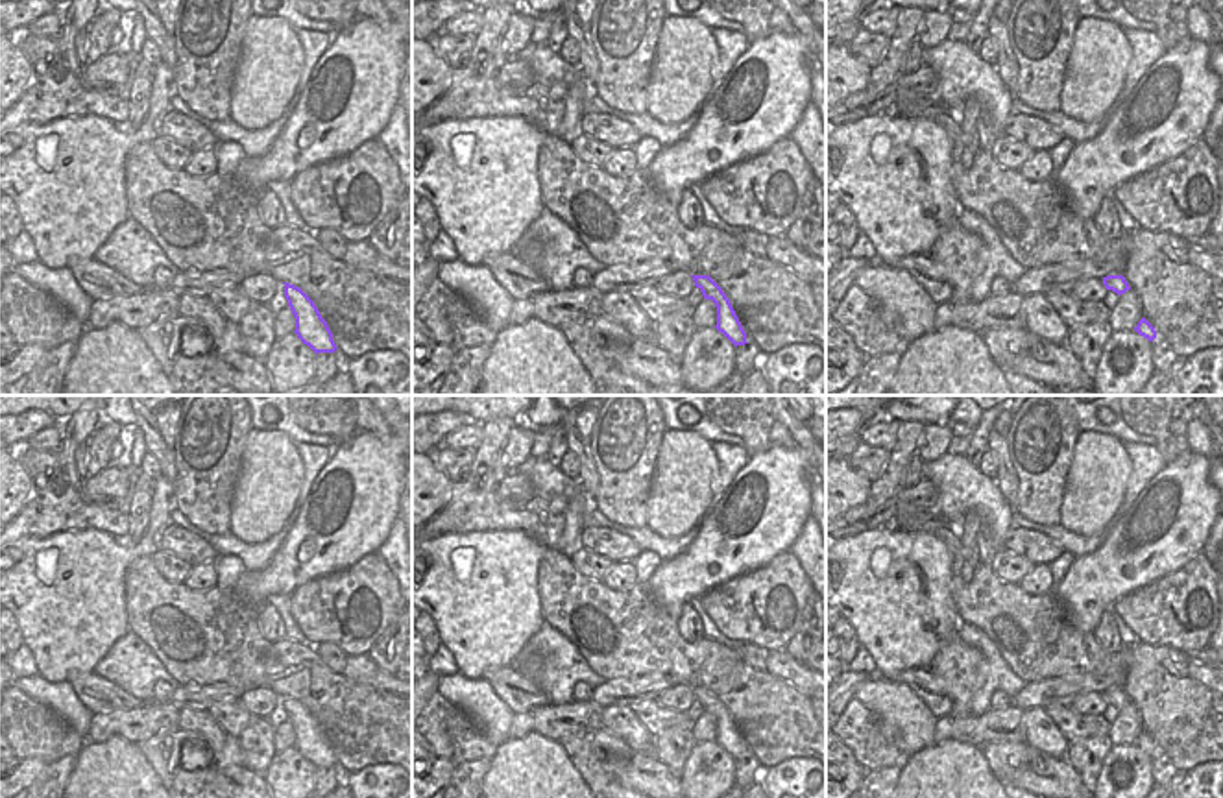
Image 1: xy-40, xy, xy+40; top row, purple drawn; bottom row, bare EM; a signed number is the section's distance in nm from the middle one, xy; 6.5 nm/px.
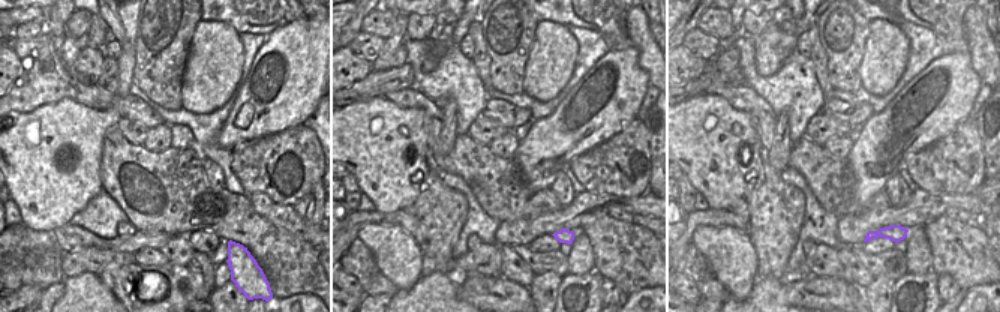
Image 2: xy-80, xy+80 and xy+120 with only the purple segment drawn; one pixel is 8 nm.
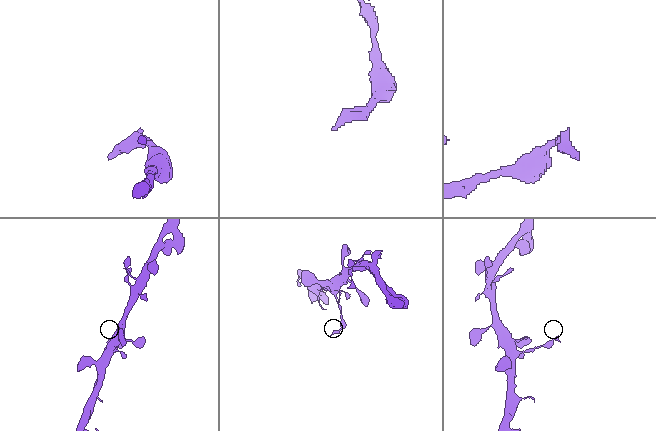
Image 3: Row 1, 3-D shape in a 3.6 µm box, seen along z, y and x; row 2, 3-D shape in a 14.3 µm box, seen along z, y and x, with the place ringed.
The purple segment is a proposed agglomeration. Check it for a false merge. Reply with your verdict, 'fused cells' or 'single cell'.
single cell

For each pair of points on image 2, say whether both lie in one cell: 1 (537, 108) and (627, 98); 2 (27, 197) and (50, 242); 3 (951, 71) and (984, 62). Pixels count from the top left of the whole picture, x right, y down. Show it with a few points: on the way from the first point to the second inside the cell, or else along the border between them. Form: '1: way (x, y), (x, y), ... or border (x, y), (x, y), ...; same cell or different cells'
1: border (580, 80), (547, 116), (532, 122); different cells
2: border (29, 228), (53, 231); different cells
3: border (969, 51), (972, 69), (982, 83); different cells

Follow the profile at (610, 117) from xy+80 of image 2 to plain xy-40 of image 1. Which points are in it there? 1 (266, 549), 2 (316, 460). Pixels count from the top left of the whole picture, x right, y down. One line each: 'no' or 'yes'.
1: no
2: no

